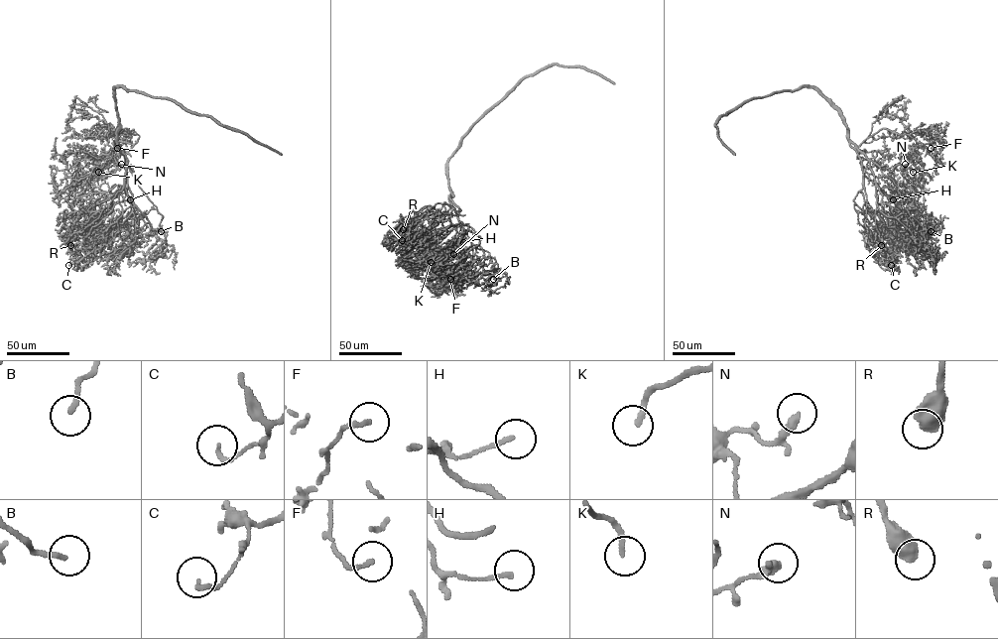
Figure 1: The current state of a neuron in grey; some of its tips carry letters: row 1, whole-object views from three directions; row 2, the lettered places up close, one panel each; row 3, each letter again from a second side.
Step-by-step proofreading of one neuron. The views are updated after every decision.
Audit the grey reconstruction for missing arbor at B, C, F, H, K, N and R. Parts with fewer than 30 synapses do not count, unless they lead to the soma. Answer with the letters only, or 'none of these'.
B, K, R

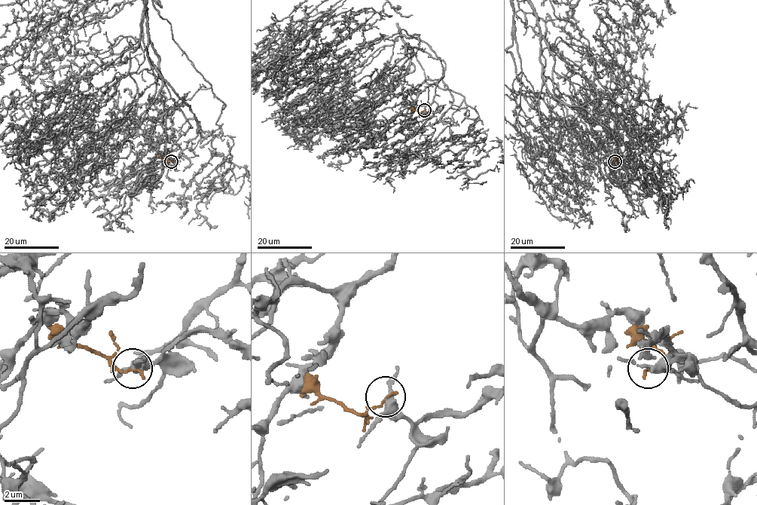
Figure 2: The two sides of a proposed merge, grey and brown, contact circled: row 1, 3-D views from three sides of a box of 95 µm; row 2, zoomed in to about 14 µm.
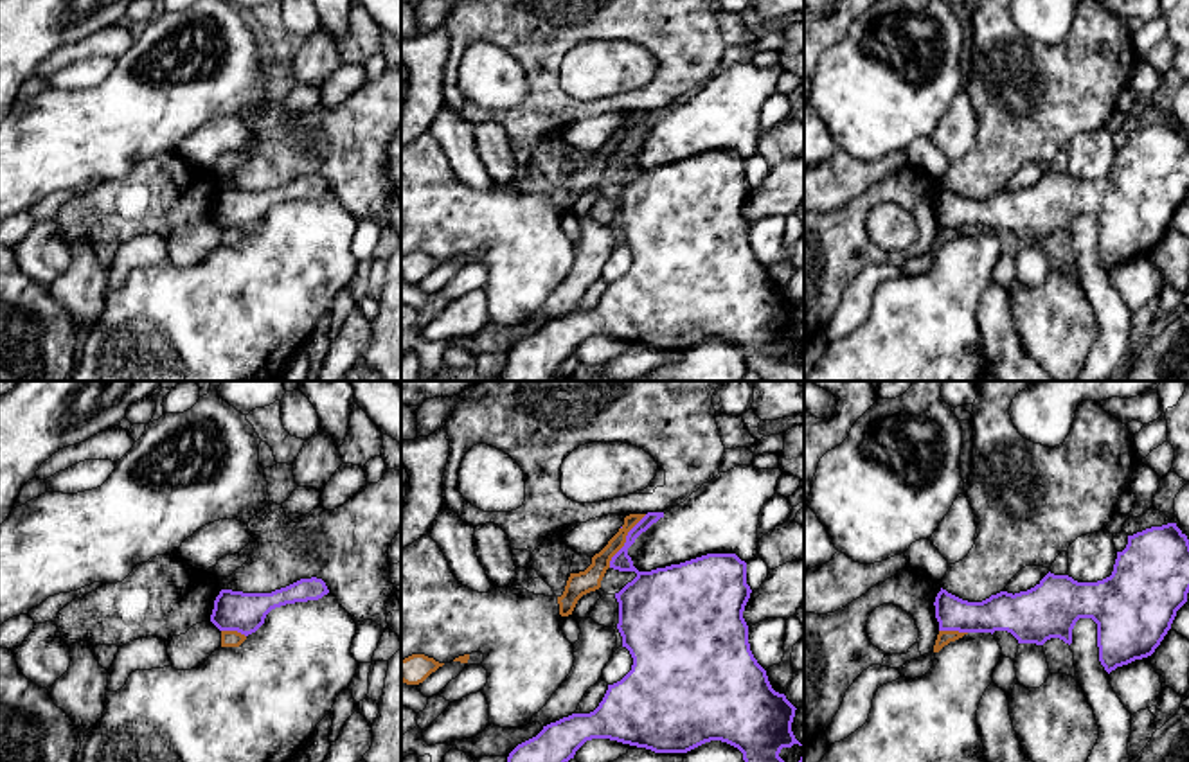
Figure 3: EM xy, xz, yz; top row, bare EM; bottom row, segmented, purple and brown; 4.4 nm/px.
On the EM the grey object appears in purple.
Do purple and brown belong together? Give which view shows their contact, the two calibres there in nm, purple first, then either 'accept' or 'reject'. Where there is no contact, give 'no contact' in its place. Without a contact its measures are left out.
xz | 190/100 nm | reject

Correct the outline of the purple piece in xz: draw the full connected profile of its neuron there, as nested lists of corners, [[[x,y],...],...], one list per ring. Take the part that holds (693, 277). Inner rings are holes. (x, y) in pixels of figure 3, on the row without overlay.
[[[648,110],[628,129],[624,144],[610,158],[613,167],[637,171],[631,180],[615,190],[619,199],[617,226],[622,234],[622,244],[633,255],[631,268],[621,279],[608,282],[594,309],[563,315],[543,323],[536,334],[518,341],[509,350],[507,367],[498,381],[567,381],[559,374],[559,365],[592,336],[610,336],[655,350],[687,350],[705,340],[721,338],[743,350],[746,370],[755,372],[761,381],[804,381],[804,352],[797,361],[786,361],[779,354],[782,345],[802,343],[791,329],[797,306],[784,291],[772,286],[766,268],[750,248],[748,223],[743,216],[752,190],[746,182],[746,160],[736,151],[707,151],[680,162],[639,169],[628,153],[628,146],[660,115],[664,115],[664,110]]]

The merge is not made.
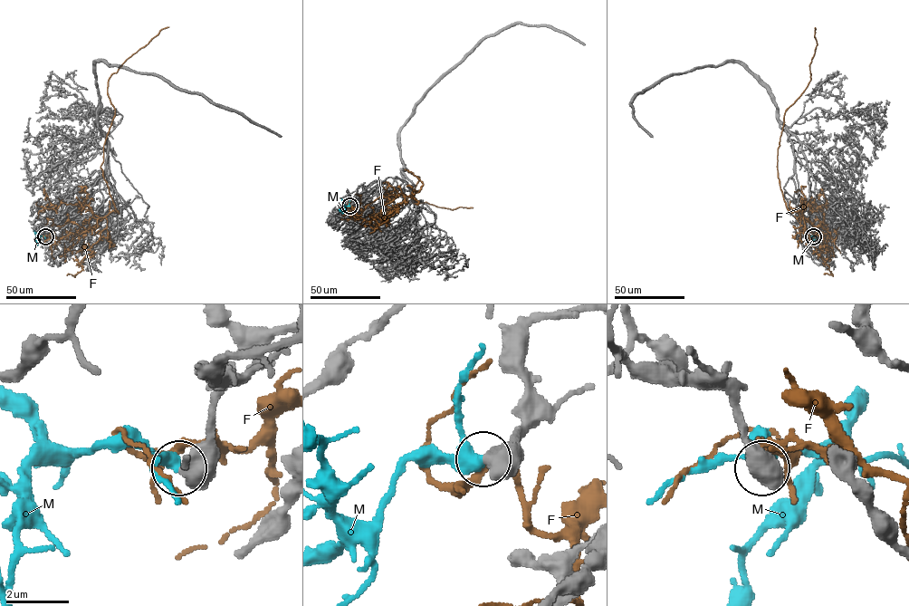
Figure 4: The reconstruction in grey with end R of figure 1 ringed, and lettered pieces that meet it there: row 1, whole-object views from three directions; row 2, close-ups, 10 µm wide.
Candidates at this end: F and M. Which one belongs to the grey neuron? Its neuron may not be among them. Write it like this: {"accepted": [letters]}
{"accepted": ["M"]}

